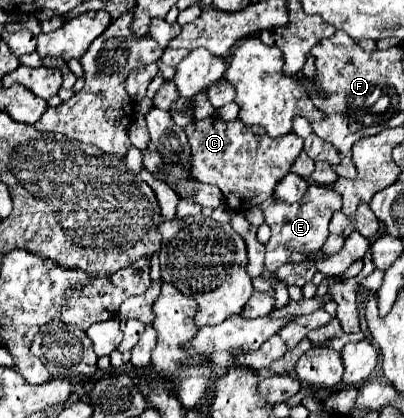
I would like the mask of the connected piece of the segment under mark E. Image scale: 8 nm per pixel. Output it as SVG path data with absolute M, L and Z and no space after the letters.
M311 183L299 203L287 205L283 201L273 201L265 209L265 223L271 229L271 239L267 241L267 253L265 253L265 267L269 271L277 271L281 265L287 263L287 257L291 253L313 253L323 247L323 243L329 237L329 221L335 211L341 209L341 199L339 193L333 187L323 187L317 183Z

